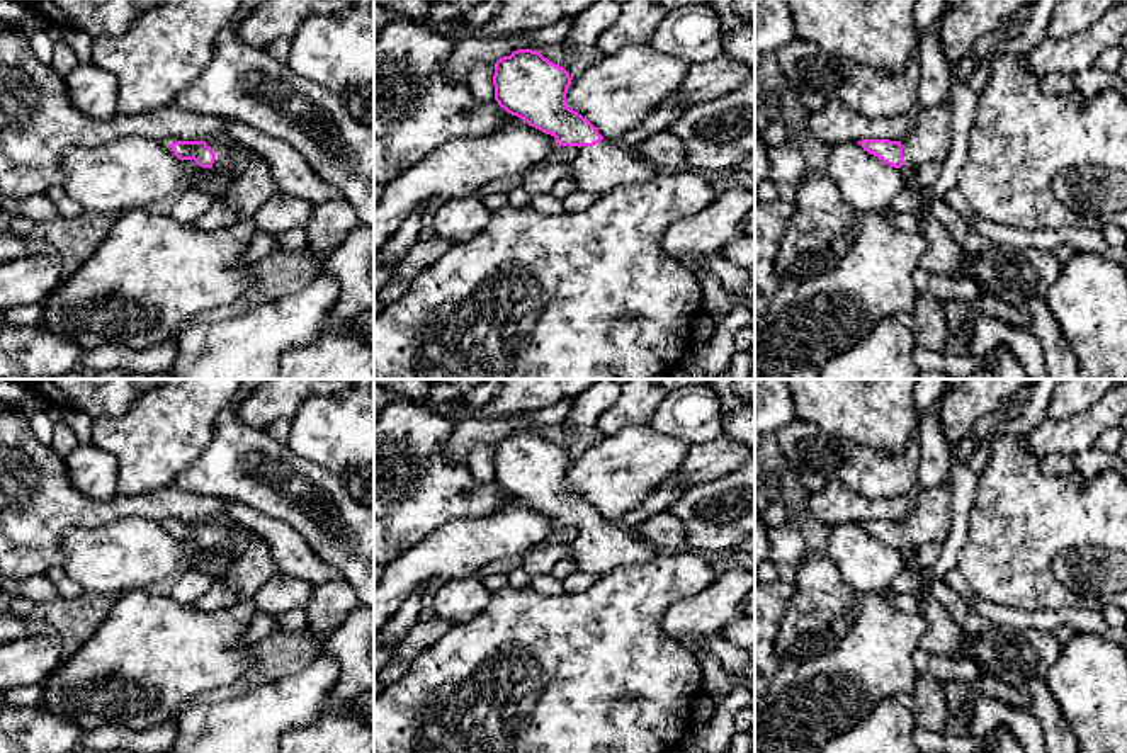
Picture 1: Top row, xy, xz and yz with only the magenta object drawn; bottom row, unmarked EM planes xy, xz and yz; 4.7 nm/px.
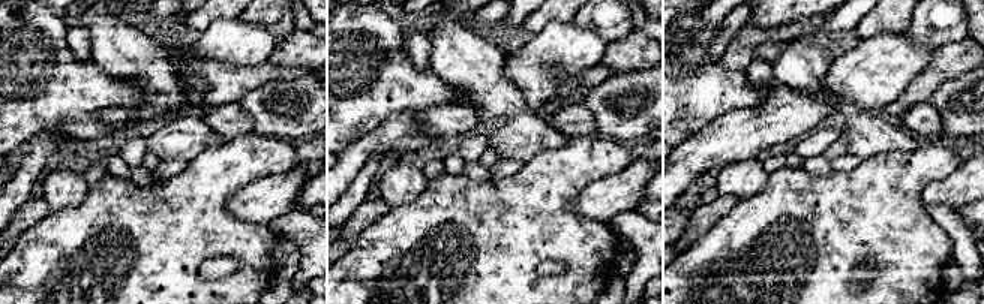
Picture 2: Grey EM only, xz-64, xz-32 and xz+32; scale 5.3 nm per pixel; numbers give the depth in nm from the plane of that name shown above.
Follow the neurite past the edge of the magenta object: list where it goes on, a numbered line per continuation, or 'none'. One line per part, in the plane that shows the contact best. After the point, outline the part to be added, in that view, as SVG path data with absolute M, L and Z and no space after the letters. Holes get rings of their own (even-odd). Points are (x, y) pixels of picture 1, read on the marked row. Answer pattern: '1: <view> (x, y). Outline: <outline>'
1: xy (226, 158). Outline: M219 138L206 141L214 151L216 160L211 168L214 170L236 170L240 167L240 158L236 155L236 144L229 138Z

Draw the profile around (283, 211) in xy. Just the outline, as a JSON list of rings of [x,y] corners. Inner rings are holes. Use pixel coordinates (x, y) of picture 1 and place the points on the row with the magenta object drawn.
[[[277,189],[255,212],[258,229],[279,235],[292,228],[304,228],[314,211],[308,199]]]

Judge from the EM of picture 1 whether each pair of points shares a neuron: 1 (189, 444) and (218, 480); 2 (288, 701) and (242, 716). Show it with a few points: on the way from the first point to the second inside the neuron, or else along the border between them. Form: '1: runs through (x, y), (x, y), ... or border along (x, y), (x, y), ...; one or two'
1: border along (215, 418), (211, 441), (174, 483); two
2: runs through (276, 707), (262, 716), (254, 716); one

